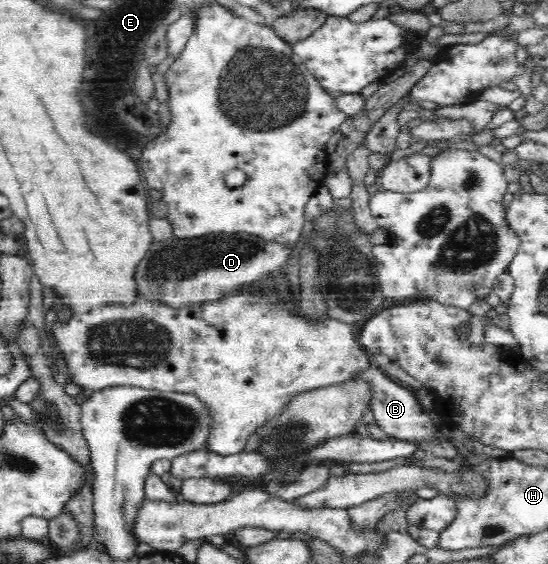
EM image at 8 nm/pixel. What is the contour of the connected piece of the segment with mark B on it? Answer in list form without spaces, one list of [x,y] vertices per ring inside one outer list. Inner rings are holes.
[[[371,363],[368,367],[356,370],[348,379],[352,383],[363,383],[367,385],[370,394],[368,406],[377,426],[390,438],[399,440],[422,440],[426,444],[427,455],[445,457],[452,459],[456,457],[457,449],[449,447],[449,445],[439,445],[431,441],[431,435],[437,428],[434,426],[432,419],[429,418],[428,412],[422,411],[420,403],[418,403],[414,391],[410,387],[406,387],[396,380],[386,376],[378,365]]]

